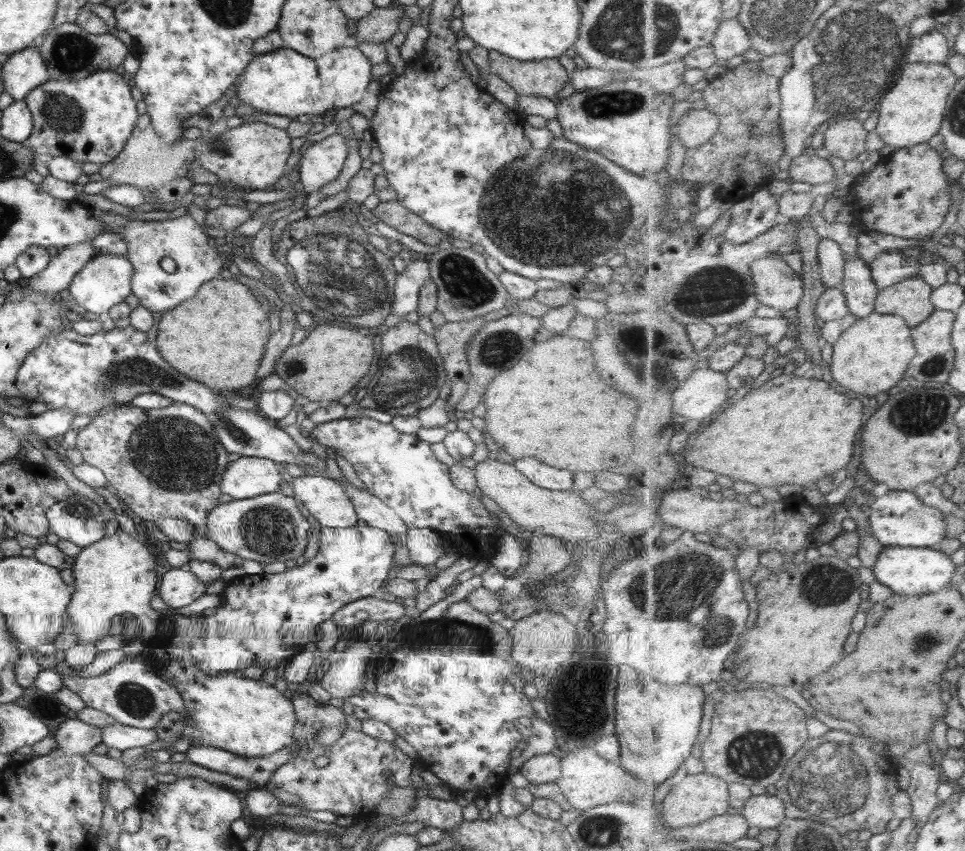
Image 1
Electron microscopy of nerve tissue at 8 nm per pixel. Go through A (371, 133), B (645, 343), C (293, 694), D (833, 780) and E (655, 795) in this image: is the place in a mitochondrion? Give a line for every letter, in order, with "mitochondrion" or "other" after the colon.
A: other
B: mitochondrion
C: other
D: mitochondrion
E: other

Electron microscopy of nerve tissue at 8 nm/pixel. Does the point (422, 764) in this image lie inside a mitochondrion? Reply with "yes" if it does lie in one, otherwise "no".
no

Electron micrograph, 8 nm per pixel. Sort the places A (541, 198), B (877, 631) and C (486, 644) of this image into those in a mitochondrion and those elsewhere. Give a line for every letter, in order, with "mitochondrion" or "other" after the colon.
A: mitochondrion
B: other
C: other

